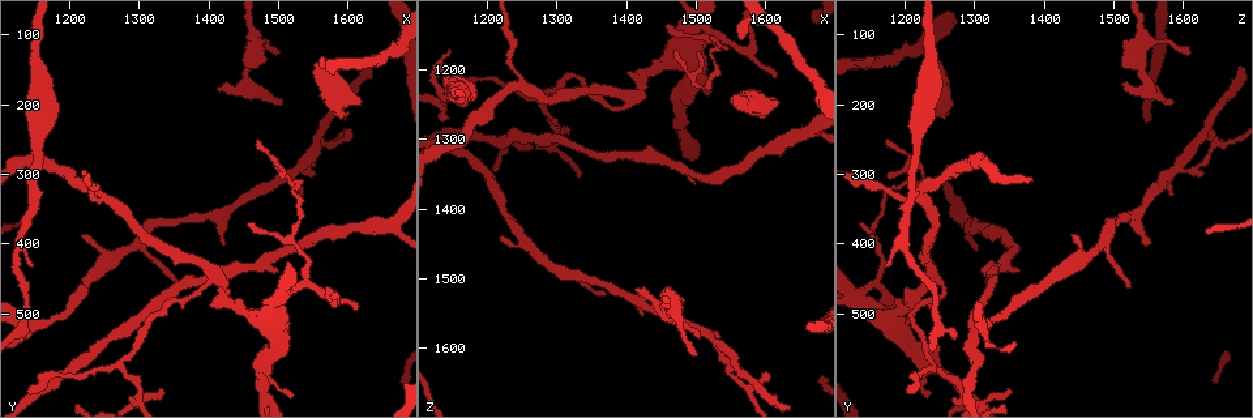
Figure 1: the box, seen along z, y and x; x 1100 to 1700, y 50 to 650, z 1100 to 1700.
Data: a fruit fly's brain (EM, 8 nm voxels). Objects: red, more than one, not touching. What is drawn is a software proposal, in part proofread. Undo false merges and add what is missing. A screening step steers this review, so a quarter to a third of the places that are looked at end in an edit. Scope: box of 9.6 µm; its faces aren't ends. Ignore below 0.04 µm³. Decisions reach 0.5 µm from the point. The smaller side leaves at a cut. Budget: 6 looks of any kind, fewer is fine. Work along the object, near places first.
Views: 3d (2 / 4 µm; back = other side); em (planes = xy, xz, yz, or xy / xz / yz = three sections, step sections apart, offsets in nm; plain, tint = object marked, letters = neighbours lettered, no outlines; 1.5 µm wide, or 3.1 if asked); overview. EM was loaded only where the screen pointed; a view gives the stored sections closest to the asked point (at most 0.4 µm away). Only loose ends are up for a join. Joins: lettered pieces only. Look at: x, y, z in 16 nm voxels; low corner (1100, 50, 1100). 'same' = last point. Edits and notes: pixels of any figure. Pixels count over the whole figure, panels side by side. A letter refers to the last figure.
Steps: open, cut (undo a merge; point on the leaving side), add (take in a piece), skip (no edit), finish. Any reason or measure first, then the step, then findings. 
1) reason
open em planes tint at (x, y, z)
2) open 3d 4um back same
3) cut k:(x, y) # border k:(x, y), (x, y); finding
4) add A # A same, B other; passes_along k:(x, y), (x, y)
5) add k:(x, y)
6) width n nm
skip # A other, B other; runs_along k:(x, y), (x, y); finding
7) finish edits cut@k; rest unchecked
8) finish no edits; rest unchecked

branch stops here
open em yz step 8 letters at (1425, 405, 1550)

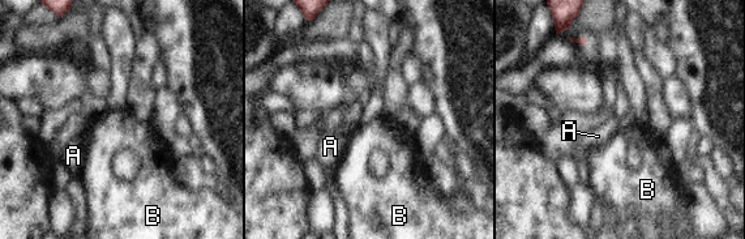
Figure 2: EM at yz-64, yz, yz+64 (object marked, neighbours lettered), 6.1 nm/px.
cut it another way
open em planes letters same

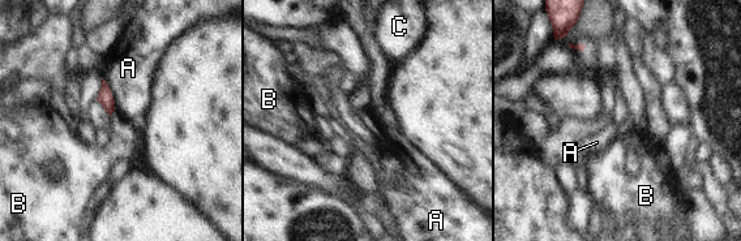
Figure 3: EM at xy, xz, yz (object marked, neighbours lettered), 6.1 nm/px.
skip # A other, B other, C other; border 3:(114, 110), (110, 116); no lettered piece goes on from it

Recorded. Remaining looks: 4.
tapers out
open 3d 2um at (1525, 620, 1235)

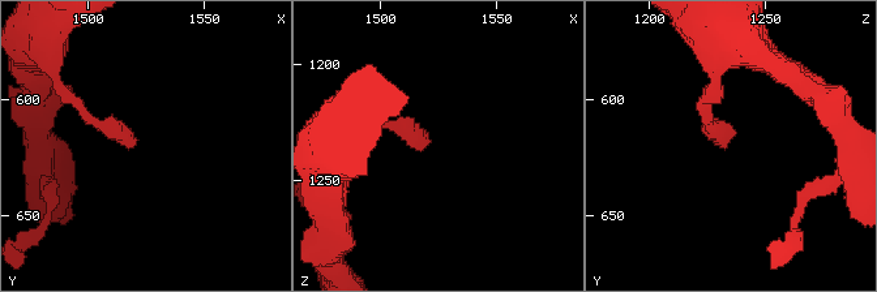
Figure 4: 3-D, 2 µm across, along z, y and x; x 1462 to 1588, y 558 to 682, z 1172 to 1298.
need the tissue
open em xy step 4 tint at (1521, 619, 1234)

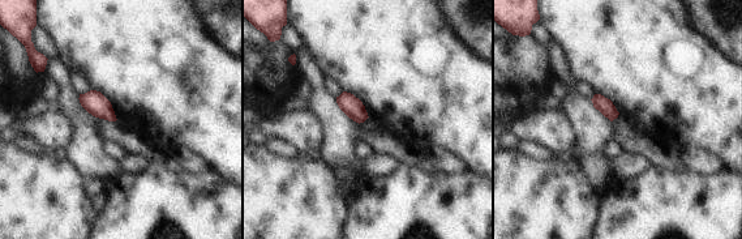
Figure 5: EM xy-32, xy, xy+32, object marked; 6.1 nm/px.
open em planes letters same

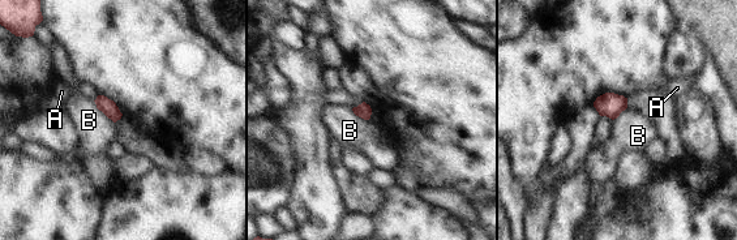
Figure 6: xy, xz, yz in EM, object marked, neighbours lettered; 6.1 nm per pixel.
width 90 nm
skip # A other, B other; border 6:(93, 101), (114, 123); none of them fits

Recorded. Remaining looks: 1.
finish no edits; rest unchecked

